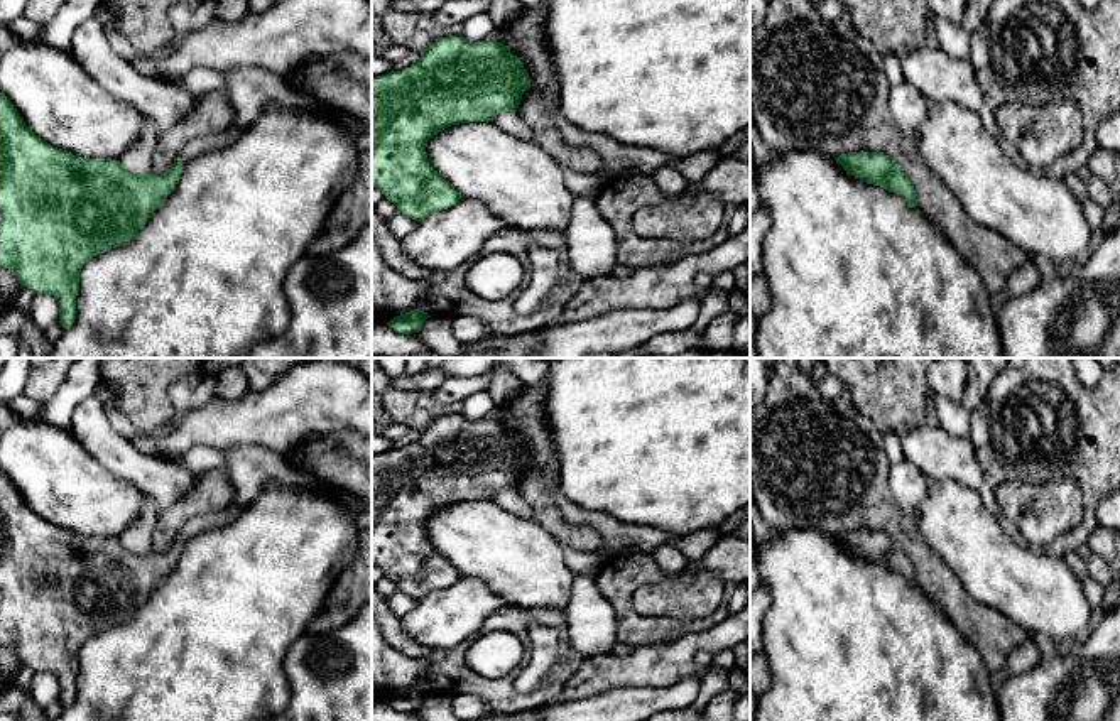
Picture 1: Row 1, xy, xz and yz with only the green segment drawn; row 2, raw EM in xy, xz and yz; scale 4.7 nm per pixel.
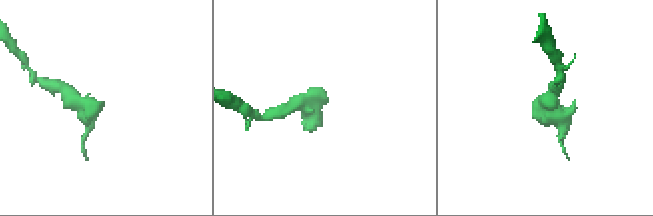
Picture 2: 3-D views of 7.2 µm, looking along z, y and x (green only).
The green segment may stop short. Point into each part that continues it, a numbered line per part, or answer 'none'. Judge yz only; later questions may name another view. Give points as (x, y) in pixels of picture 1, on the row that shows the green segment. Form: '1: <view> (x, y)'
none

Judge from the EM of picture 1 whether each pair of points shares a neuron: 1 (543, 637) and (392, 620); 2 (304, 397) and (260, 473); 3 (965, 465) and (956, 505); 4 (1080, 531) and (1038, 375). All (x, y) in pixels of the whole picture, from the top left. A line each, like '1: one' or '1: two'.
1: two
2: two
3: two
4: one

